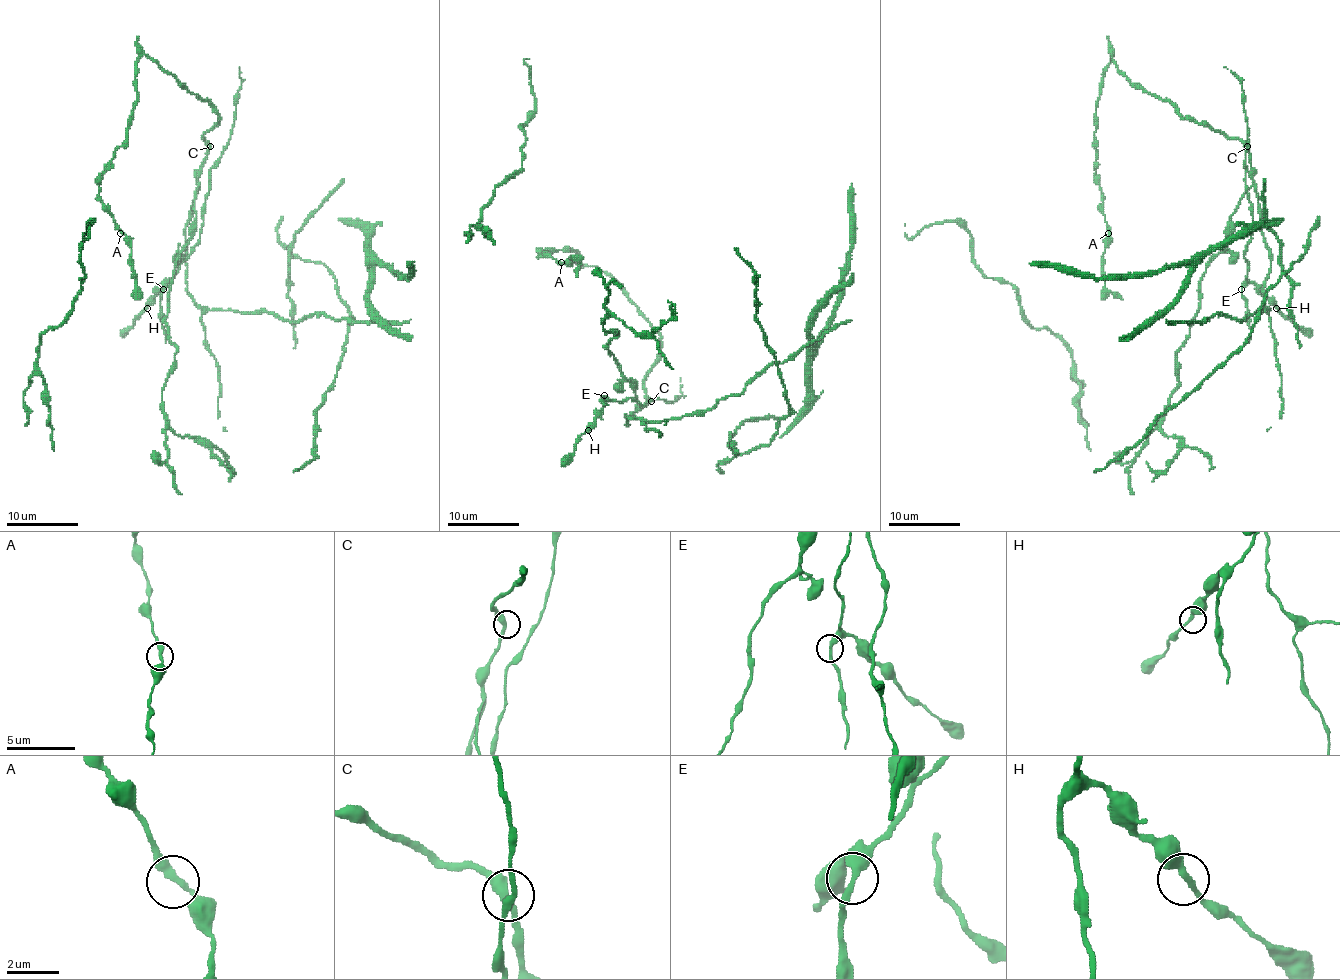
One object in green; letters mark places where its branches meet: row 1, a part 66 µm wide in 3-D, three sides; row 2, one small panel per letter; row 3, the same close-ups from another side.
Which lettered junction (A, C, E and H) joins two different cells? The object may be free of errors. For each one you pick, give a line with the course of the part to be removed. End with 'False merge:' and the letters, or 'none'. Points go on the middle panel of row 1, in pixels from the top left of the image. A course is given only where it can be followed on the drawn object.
False merge: none

